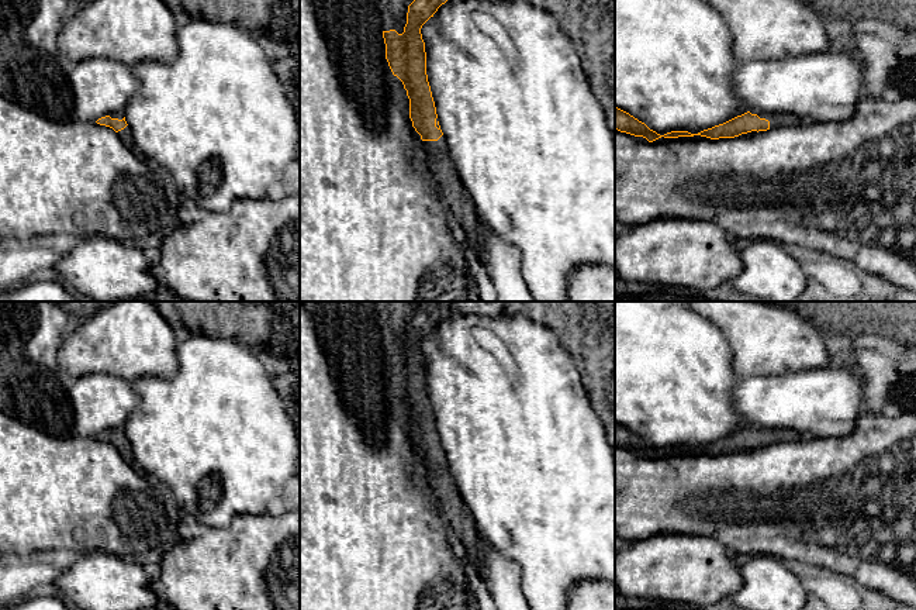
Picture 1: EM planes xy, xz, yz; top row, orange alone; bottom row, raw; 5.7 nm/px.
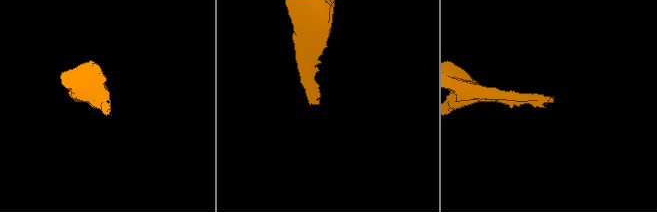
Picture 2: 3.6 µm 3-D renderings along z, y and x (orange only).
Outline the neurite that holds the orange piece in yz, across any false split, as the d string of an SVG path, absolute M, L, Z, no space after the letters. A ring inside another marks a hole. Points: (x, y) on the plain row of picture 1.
M615 423L615 445L635 452L643 452L649 458L653 458L661 452L678 454L701 451L711 455L734 454L739 451L750 451L758 447L767 447L770 444L796 442L805 438L808 437L789 430L774 430L763 428L758 425L749 425L742 431L737 431L712 444L704 445L698 449L691 449L688 447L671 447L664 451L660 451L656 447L650 445L644 438L630 431L629 428Z

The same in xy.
M118 427L118 428L110 428L101 434L98 434L96 437L100 441L106 441L113 444L118 452L121 454L121 456L124 458L124 461L127 461L128 463L135 466L135 459L132 455L132 448L125 437L124 428Z

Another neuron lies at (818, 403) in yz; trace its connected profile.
M847 363L796 373L740 378L732 403L749 425L789 430L808 438L846 437L864 411L861 376Z

